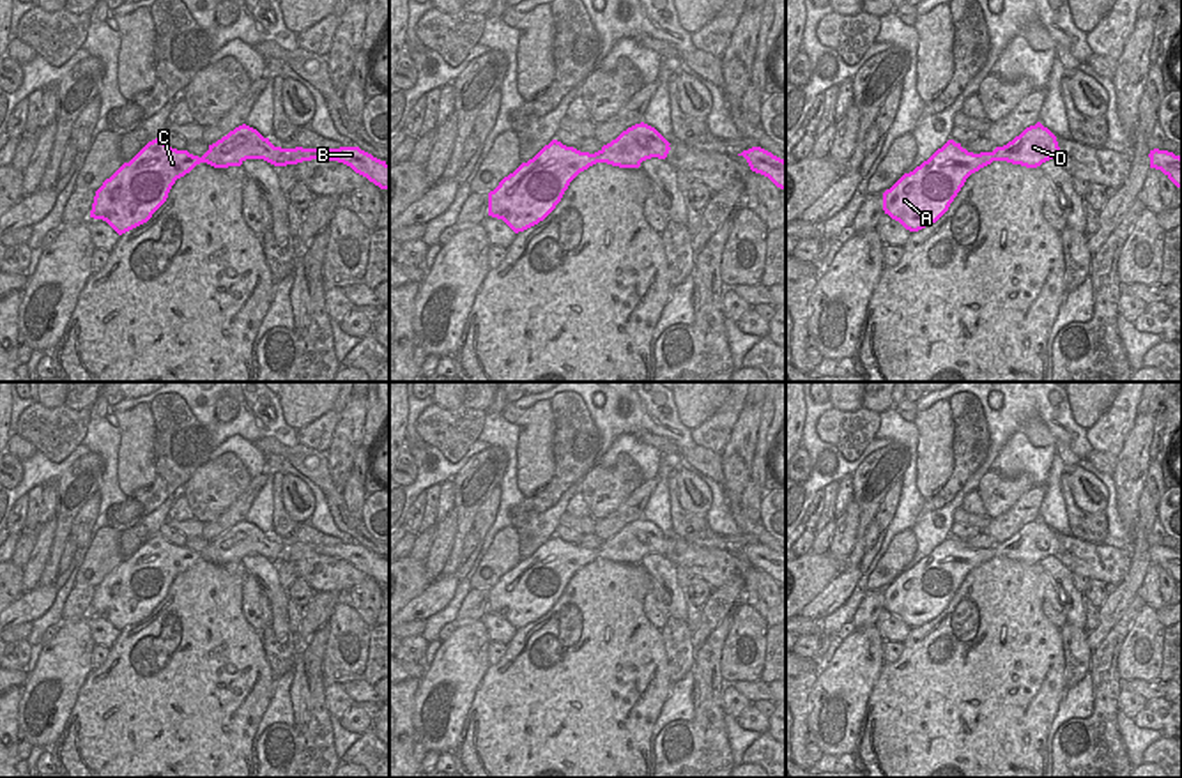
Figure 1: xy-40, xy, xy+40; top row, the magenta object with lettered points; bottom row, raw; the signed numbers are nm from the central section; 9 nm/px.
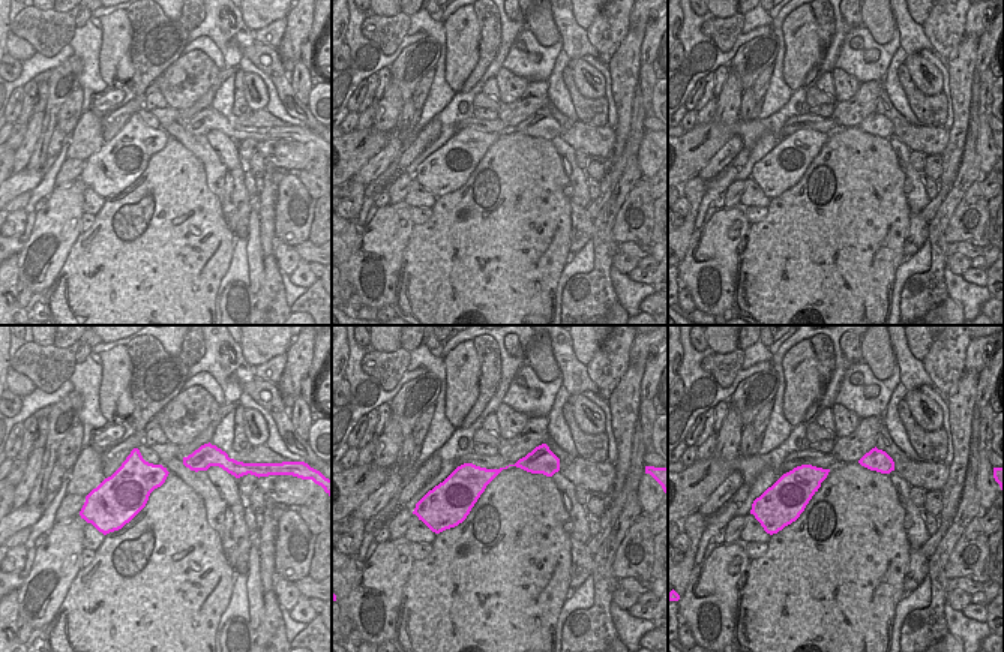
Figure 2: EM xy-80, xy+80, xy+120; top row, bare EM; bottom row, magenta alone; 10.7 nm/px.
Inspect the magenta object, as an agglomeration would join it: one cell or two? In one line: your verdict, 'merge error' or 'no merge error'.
merge error

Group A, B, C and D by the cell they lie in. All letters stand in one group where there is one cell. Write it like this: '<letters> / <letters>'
A C / B D

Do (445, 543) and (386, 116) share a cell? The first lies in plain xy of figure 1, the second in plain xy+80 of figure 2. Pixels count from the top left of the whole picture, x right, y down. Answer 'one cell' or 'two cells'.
one cell

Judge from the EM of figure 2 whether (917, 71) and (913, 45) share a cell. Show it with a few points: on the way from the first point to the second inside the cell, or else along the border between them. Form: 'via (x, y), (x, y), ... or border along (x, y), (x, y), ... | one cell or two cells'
border along (919, 51), (907, 56) | two cells

